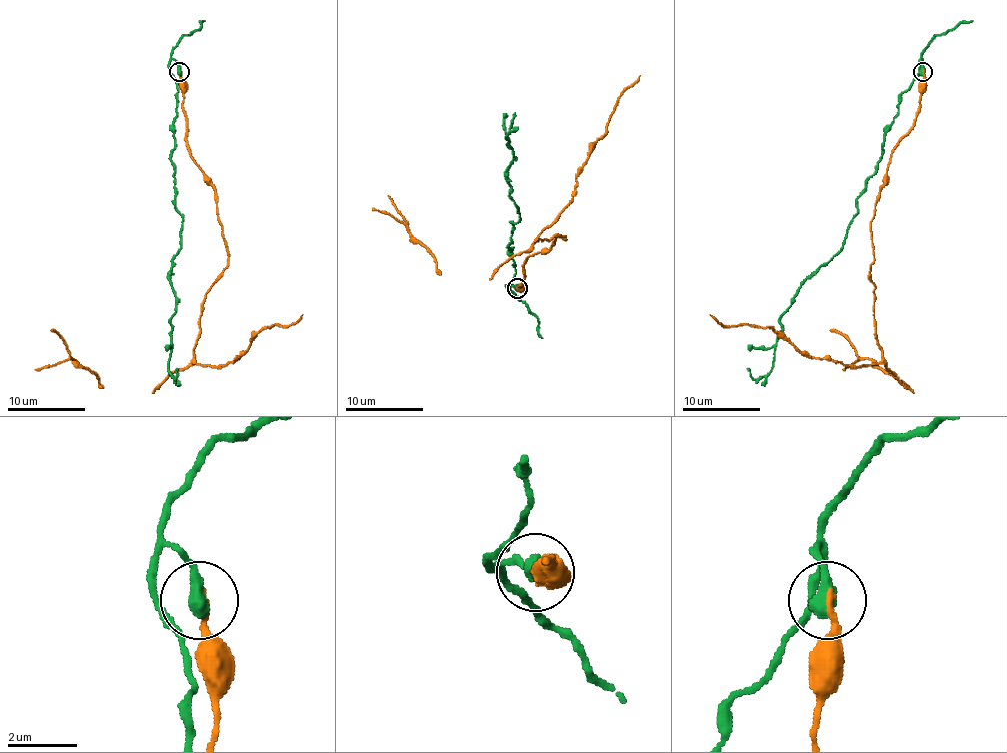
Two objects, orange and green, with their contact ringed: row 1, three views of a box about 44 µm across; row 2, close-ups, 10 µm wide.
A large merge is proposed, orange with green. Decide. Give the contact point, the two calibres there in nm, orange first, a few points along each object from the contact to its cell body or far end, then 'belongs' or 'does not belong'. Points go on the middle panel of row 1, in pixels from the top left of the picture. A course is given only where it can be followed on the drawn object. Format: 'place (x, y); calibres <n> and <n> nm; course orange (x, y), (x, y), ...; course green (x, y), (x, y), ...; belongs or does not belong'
place (517, 288); calibres 170 and 480 nm; course orange (517, 288), (525, 260), (566, 239), (531, 247), (572, 198), (578, 168), (617, 98), (640, 75); course green (517, 288), (507, 286), (515, 266), (507, 245), (519, 209), (509, 194), (513, 151), (506, 137), (515, 112); does not belong

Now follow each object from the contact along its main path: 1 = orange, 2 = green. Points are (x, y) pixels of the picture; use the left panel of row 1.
1: (180, 71), (188, 149), (215, 192), (229, 256), (205, 295), (193, 360), (225, 366), (264, 329), (303, 315)
2: (180, 71), (172, 59), (170, 161), (182, 219), (170, 274), (174, 379), (178, 368)

